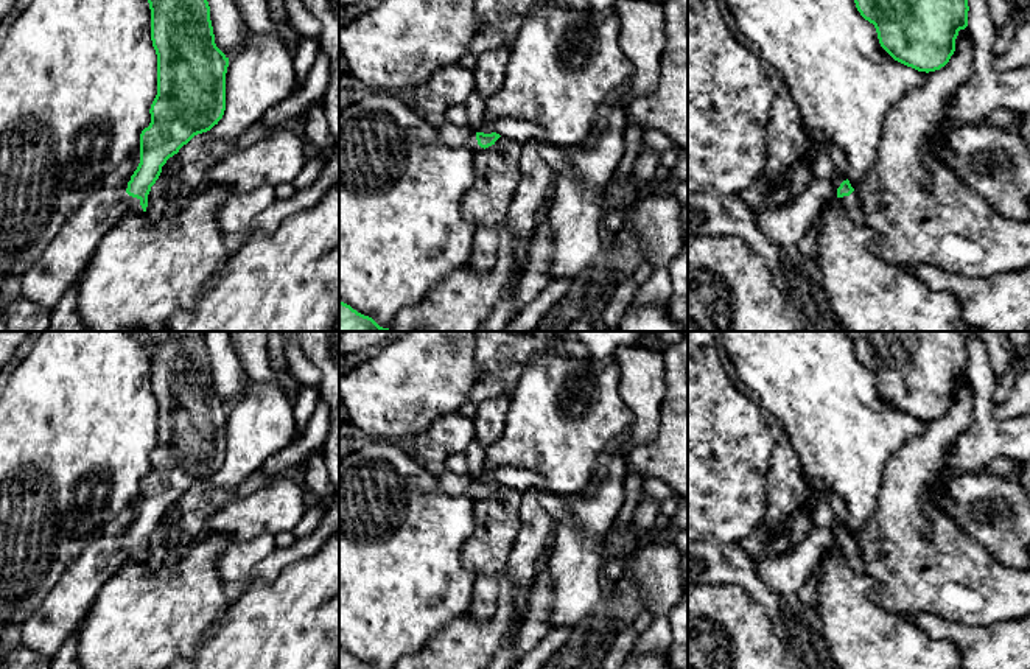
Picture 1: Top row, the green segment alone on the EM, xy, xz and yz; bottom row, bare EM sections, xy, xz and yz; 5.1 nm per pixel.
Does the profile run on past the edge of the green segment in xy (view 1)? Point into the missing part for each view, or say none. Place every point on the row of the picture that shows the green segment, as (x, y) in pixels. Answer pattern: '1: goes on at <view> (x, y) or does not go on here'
1: goes on at xy (64, 260)

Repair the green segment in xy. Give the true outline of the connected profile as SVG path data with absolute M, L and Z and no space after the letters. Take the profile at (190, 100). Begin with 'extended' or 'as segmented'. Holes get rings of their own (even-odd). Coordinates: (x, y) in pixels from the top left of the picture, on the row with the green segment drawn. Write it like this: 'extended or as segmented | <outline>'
extended | M148 0L151 40L157 54L157 95L151 104L151 123L140 134L140 149L112 173L61 227L42 258L20 277L20 296L53 308L82 277L101 238L128 213L143 215L148 194L170 157L194 135L210 131L226 110L226 73L229 58L216 47L207 0Z

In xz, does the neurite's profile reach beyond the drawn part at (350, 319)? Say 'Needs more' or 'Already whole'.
Already whole

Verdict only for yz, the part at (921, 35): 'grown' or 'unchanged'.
unchanged

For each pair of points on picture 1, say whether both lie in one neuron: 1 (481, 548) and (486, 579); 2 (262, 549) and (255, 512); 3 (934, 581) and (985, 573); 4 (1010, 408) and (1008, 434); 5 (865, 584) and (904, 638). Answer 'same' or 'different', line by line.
1: same
2: different
3: same
4: different
5: same

